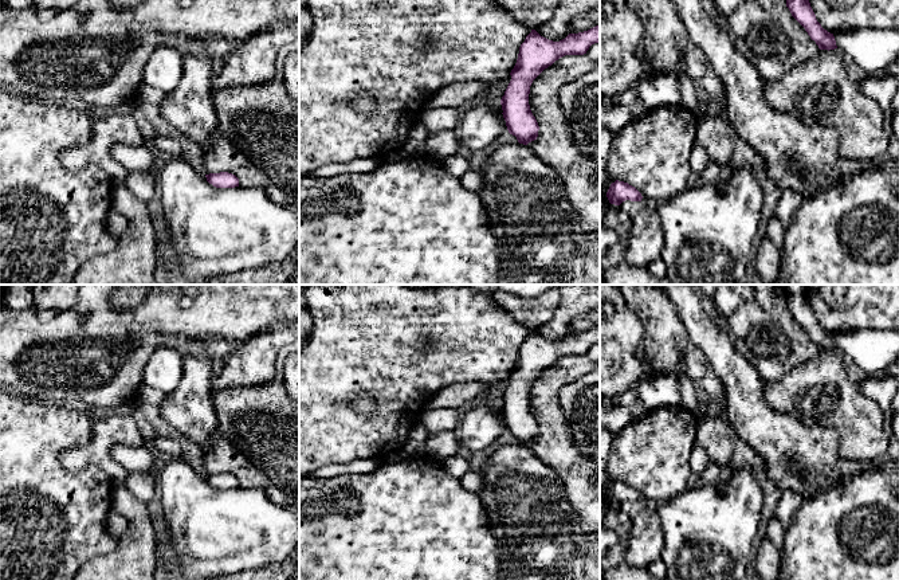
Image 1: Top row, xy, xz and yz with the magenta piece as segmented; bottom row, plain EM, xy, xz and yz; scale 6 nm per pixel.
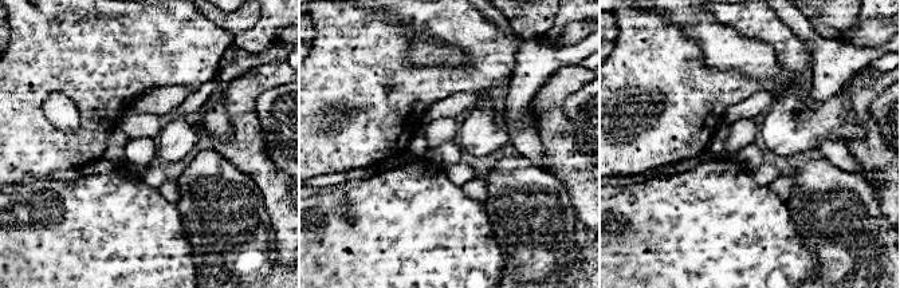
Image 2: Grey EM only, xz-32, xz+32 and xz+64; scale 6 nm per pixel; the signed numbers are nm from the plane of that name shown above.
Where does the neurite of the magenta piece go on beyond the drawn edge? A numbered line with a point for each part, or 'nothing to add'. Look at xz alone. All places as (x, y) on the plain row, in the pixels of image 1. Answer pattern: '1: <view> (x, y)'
nothing to add

